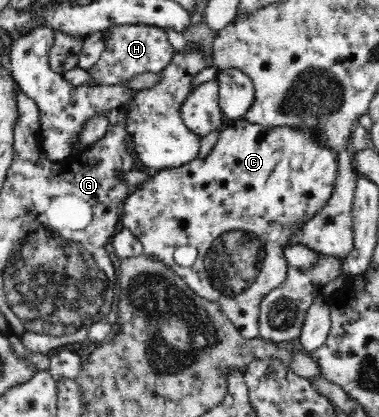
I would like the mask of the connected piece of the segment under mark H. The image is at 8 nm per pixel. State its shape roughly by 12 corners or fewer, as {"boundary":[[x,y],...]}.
{"boundary":[[109,27],[87,69],[94,83],[122,85],[159,73],[175,51],[164,28]]}

